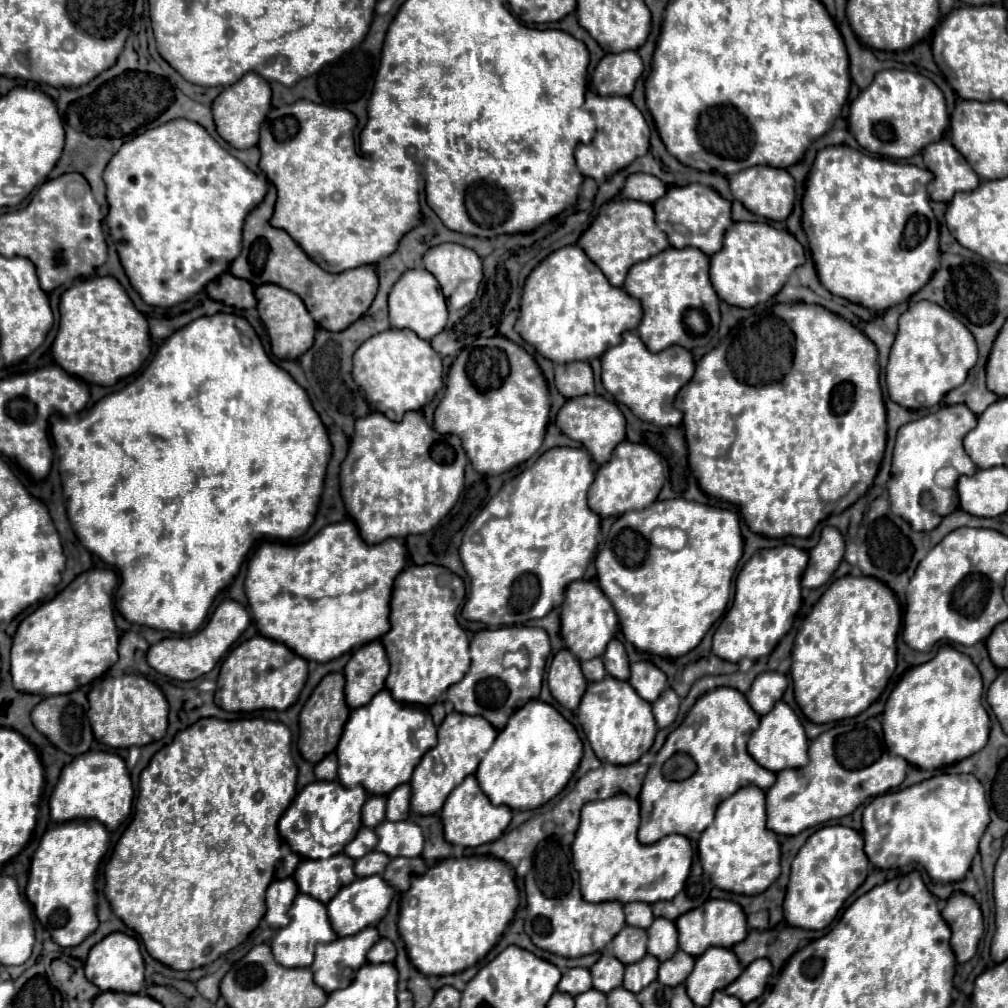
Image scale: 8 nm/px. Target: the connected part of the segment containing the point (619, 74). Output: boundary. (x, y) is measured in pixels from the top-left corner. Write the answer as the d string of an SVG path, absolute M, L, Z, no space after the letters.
M636 51L604 55L594 69L592 85L600 95L628 97L642 71L642 59Z

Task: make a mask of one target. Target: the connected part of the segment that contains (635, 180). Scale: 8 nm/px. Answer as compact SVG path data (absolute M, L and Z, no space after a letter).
M634 173L626 179L626 185L624 185L620 197L654 203L656 199L660 199L666 193L666 189L668 187L658 177L648 175L648 173Z

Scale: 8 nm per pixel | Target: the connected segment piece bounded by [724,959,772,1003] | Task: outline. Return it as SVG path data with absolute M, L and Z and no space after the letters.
M756 959L748 967L744 967L742 975L732 985L728 985L724 991L728 995L738 997L742 1003L750 1003L762 995L770 973L772 973L770 961L768 959Z

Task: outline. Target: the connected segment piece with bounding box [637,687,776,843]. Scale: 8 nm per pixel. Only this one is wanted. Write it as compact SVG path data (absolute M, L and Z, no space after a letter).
M732 687L712 689L688 713L690 717L686 715L682 725L666 737L644 779L638 797L642 825L637 837L642 843L656 843L670 833L702 833L712 823L720 801L744 785L768 789L776 781L776 773L758 765L746 751L748 737L760 723L760 717L748 705L744 693Z

